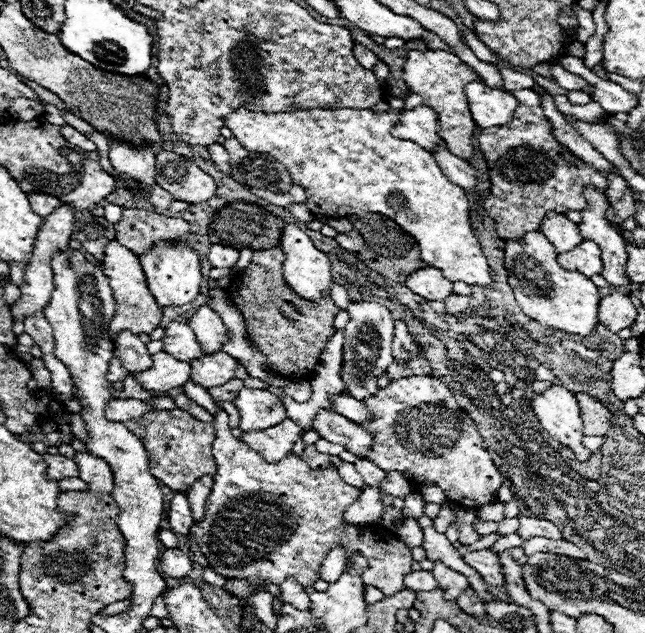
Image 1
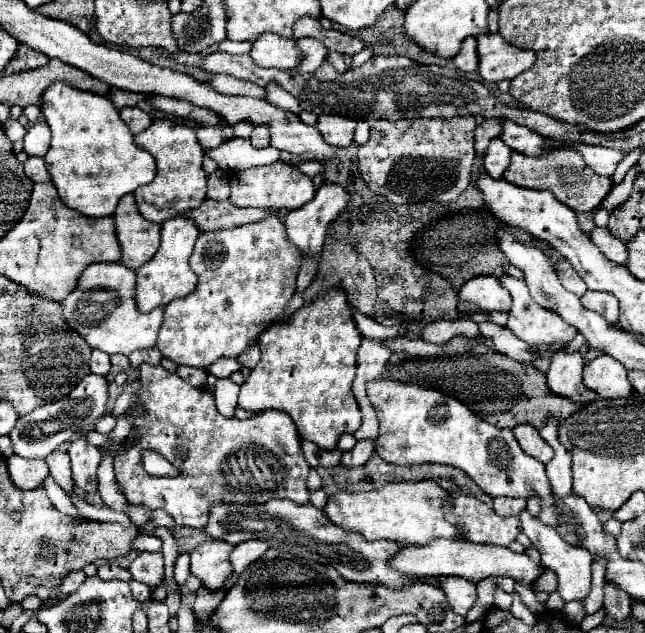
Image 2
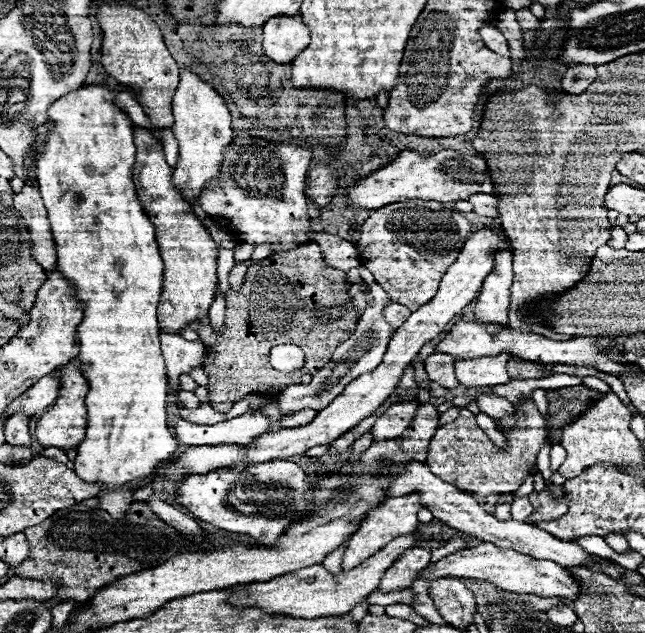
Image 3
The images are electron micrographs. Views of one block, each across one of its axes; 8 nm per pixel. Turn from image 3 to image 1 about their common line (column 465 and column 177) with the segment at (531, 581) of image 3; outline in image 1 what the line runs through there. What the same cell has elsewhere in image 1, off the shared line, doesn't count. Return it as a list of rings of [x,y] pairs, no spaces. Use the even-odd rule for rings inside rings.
[[[168,548],[164,554],[162,554],[162,560],[160,560],[160,568],[164,574],[172,576],[172,578],[184,578],[188,576],[188,572],[192,570],[192,562],[190,558],[178,550],[178,548]]]

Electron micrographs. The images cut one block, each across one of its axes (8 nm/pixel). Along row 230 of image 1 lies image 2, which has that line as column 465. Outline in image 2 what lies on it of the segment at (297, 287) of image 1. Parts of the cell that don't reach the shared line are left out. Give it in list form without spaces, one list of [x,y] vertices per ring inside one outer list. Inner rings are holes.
[[[476,276],[458,290],[460,302],[476,306],[480,312],[508,312],[512,298],[496,276]]]

